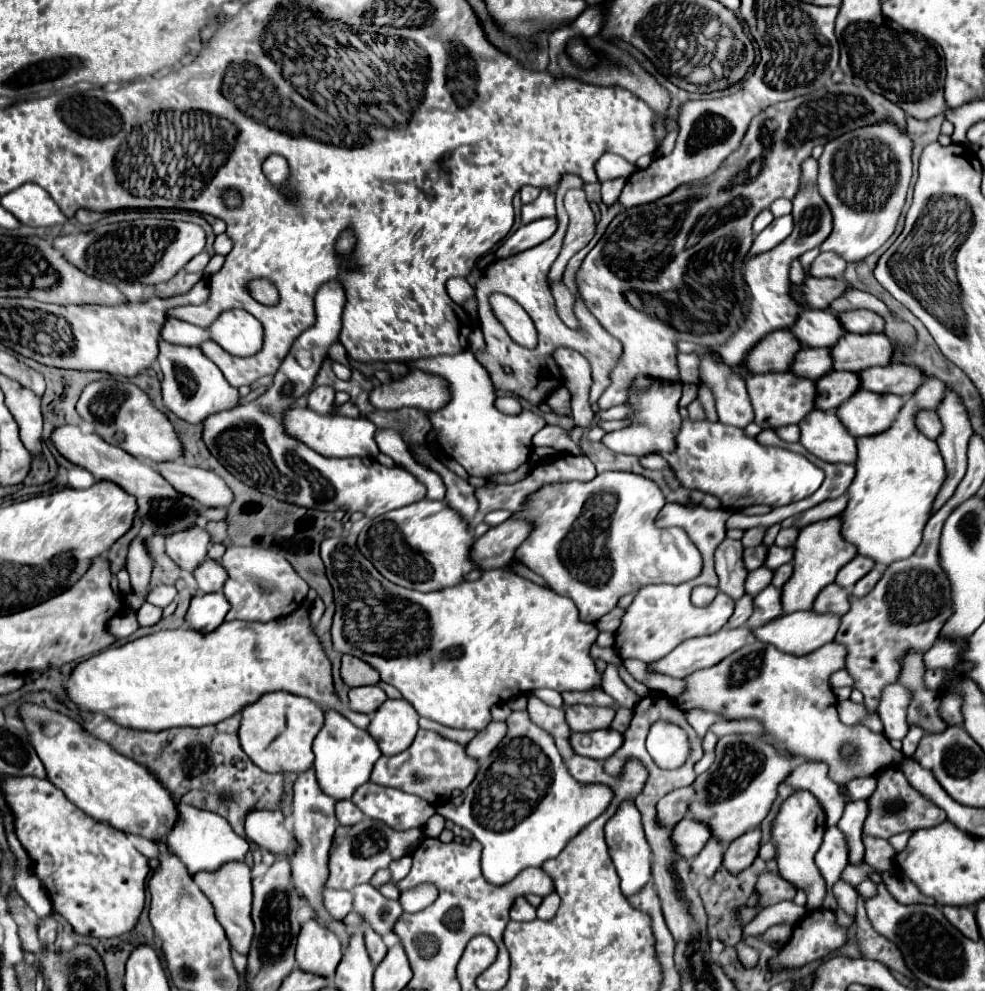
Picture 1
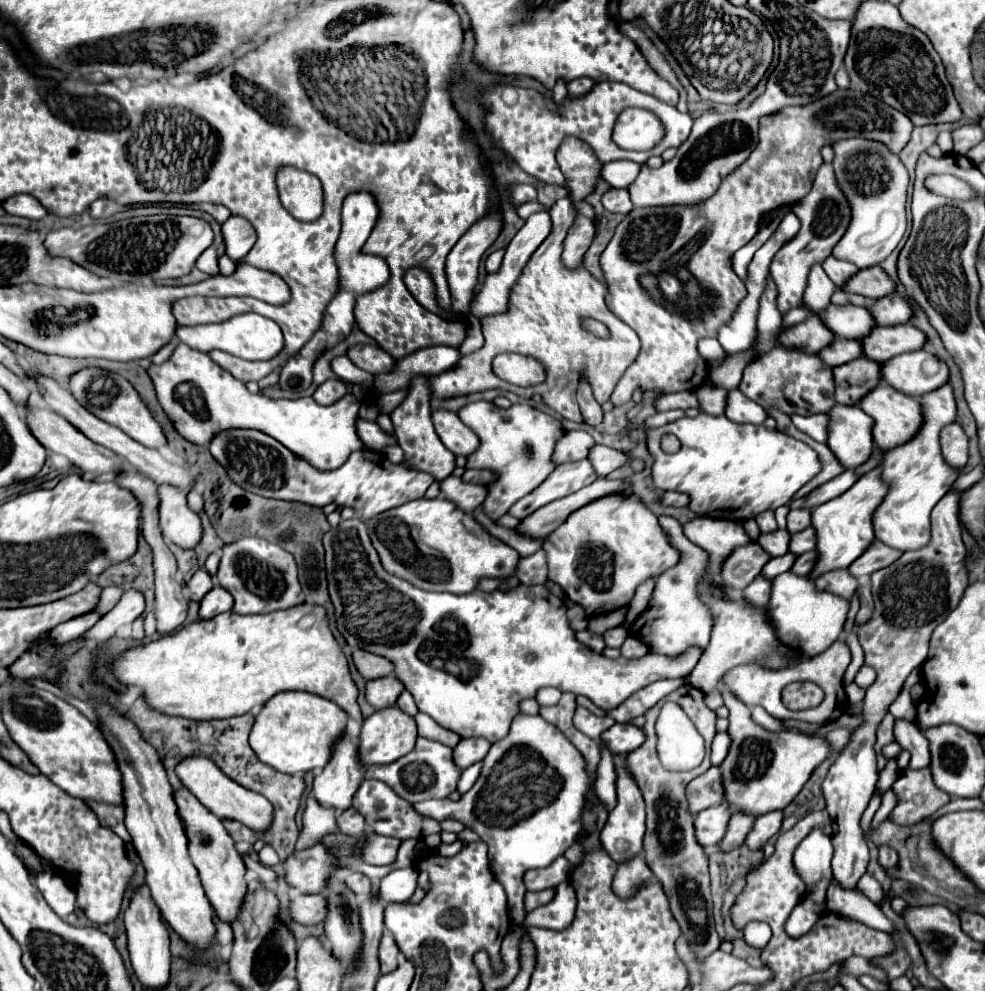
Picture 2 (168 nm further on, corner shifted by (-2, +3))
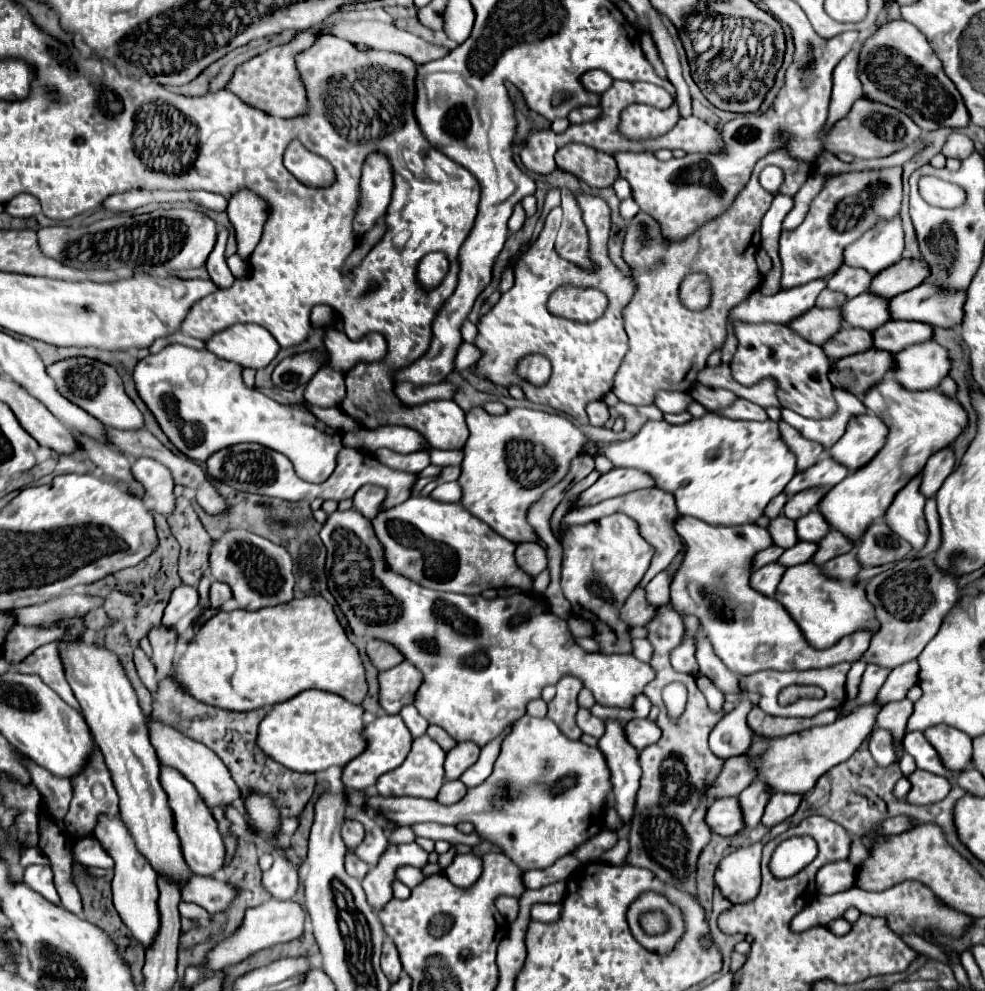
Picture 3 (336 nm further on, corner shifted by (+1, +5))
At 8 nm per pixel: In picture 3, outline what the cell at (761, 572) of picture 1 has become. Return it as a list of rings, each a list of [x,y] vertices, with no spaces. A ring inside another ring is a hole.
[[[800,540],[796,546],[784,550],[784,554],[780,556],[778,562],[782,566],[786,566],[786,568],[796,566],[796,564],[804,564],[804,562],[808,562],[816,554],[816,550],[818,550],[818,544],[816,542],[802,542]]]

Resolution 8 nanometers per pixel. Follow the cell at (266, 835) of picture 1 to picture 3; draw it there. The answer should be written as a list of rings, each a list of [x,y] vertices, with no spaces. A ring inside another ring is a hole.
[[[148,716],[146,724],[148,724],[148,732],[150,732],[150,742],[152,742],[160,762],[182,772],[196,786],[196,790],[202,794],[202,798],[208,806],[226,806],[226,804],[234,802],[236,798],[240,798],[240,790],[238,790],[236,782],[232,780],[230,772],[226,770],[224,762],[210,748],[186,738],[184,734],[178,734],[178,730],[174,730],[172,726],[166,726],[164,722],[158,722],[158,718]]]

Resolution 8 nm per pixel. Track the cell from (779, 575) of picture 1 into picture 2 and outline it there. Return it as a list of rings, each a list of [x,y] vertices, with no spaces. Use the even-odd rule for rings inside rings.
[[[813,550],[813,552],[805,552],[805,554],[797,556],[797,560],[793,562],[791,572],[793,572],[795,576],[807,576],[807,574],[811,572],[813,564],[815,564],[815,558],[817,558],[817,552],[815,552],[815,550]]]

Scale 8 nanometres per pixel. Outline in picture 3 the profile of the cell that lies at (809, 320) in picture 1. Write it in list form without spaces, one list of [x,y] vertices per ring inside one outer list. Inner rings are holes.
[[[866,292],[860,294],[858,298],[848,300],[840,310],[844,320],[850,326],[856,328],[864,328],[864,330],[876,330],[878,326],[882,326],[882,322],[890,320],[890,310],[888,310],[888,298],[882,298],[878,294]]]

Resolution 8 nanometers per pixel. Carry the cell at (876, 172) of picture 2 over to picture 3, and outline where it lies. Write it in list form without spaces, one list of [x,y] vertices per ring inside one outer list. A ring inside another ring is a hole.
[[[900,218],[890,222],[878,222],[870,232],[860,240],[850,244],[844,250],[844,260],[848,266],[864,268],[870,276],[880,274],[890,268],[894,262],[902,260],[904,250],[904,232]]]

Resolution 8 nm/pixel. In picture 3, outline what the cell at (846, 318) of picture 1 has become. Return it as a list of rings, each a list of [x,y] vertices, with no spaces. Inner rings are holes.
[[[926,282],[892,298],[890,312],[894,320],[918,320],[932,326],[956,328],[964,318],[964,300],[966,292],[962,290],[946,290],[938,284]]]

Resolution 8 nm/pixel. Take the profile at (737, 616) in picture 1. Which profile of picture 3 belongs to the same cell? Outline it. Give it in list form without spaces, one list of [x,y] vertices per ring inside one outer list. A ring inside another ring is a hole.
[[[778,562],[762,566],[762,568],[754,570],[754,574],[750,578],[750,586],[754,590],[758,590],[760,594],[764,594],[764,596],[774,596],[776,586],[778,586],[784,572],[786,572],[786,568],[782,564],[778,564]]]

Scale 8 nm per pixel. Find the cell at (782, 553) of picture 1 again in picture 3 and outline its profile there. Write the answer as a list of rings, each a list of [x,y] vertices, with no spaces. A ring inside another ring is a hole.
[[[812,510],[810,514],[798,518],[796,526],[798,526],[798,538],[806,542],[820,542],[822,536],[830,532],[830,524],[820,514],[820,510]]]

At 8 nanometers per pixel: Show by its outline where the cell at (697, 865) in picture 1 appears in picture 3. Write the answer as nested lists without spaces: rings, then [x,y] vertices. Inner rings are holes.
[[[754,780],[746,790],[742,790],[742,794],[738,796],[742,812],[744,812],[744,822],[746,828],[756,828],[760,824],[760,818],[764,814],[764,808],[770,800],[770,794],[766,794],[766,786],[762,786],[762,782]]]

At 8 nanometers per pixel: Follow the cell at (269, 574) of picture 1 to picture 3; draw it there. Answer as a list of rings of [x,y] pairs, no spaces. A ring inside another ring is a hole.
[[[226,530],[220,540],[212,542],[210,574],[232,588],[236,602],[244,610],[260,610],[290,602],[294,598],[292,558],[286,548],[248,530]]]

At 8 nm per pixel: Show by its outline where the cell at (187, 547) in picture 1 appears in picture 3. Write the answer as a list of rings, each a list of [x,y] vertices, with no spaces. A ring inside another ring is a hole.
[[[136,458],[130,472],[134,480],[144,486],[146,494],[156,502],[154,510],[168,516],[174,510],[174,480],[170,470],[150,458]]]

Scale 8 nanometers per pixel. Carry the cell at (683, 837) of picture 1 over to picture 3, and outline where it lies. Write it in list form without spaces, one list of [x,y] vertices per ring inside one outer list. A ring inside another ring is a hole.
[[[716,798],[708,808],[706,822],[712,832],[722,836],[734,836],[744,830],[744,814],[738,798]]]

